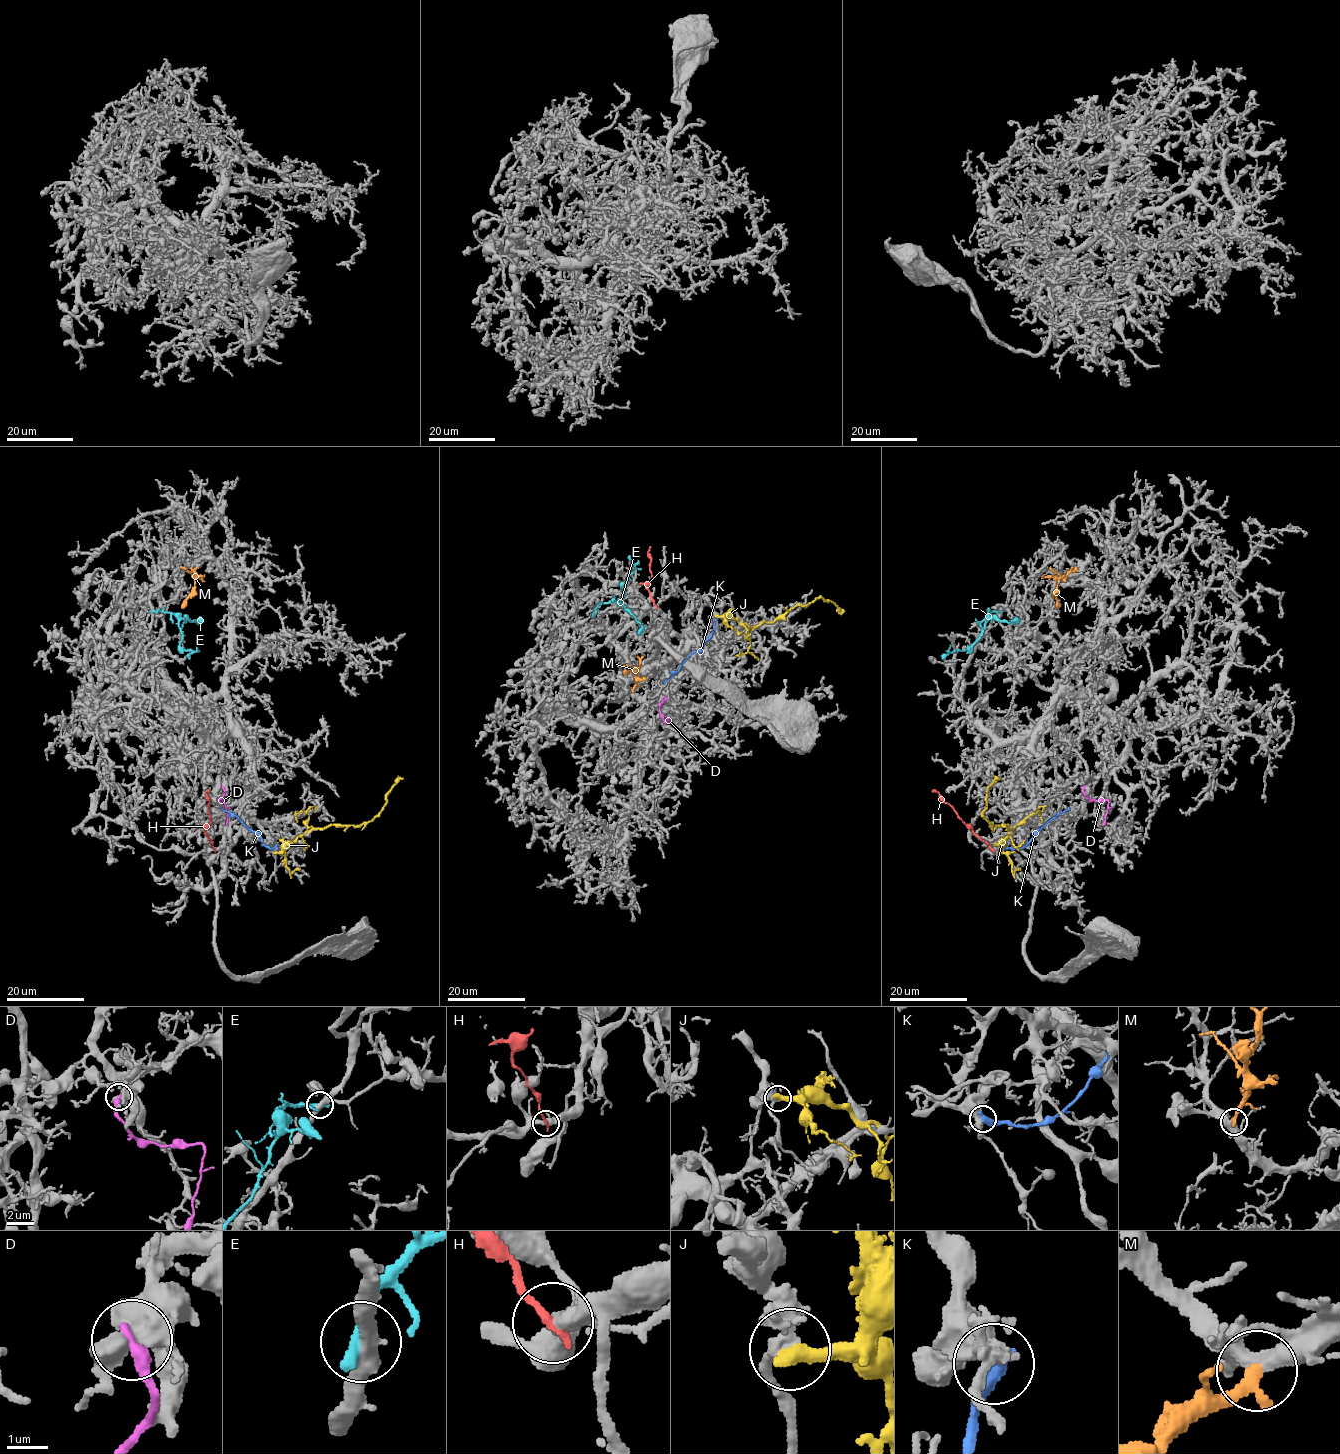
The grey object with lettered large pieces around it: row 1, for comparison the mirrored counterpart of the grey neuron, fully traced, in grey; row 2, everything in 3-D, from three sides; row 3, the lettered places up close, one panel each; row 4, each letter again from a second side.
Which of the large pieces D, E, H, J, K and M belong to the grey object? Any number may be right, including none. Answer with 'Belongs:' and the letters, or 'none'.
Belongs: M

